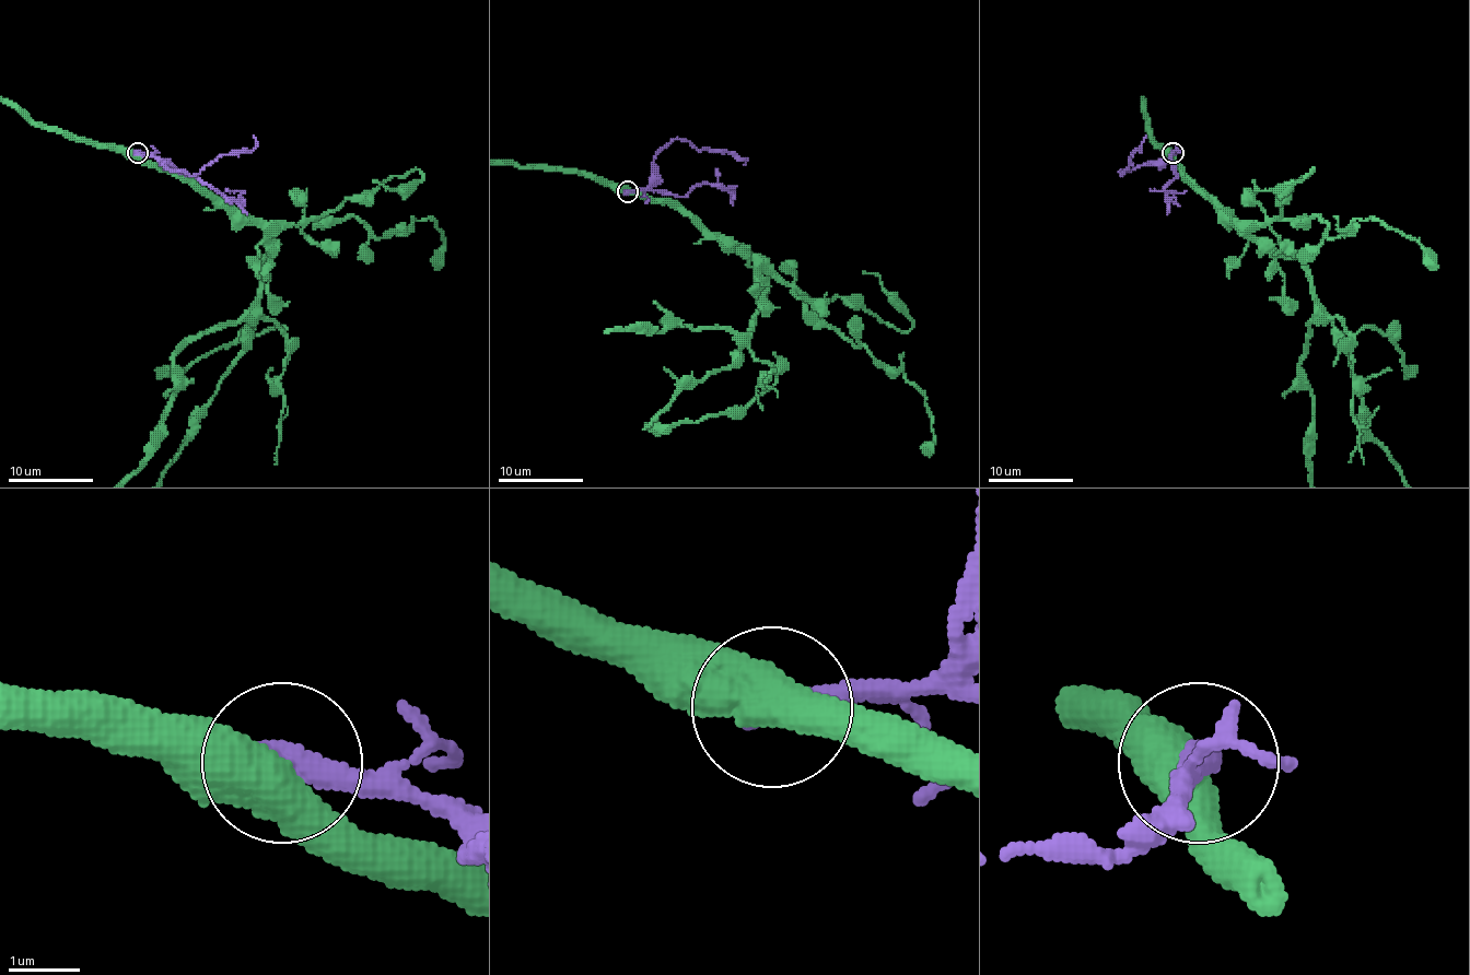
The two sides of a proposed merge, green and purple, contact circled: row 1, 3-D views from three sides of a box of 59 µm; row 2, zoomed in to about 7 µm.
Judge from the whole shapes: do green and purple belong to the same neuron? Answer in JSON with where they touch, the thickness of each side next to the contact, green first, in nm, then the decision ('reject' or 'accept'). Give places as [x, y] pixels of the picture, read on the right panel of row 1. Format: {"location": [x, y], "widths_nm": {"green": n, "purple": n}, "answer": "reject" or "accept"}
{"location": [1173, 153], "widths_nm": {"green": 600, "purple": 420}, "answer": "reject"}

